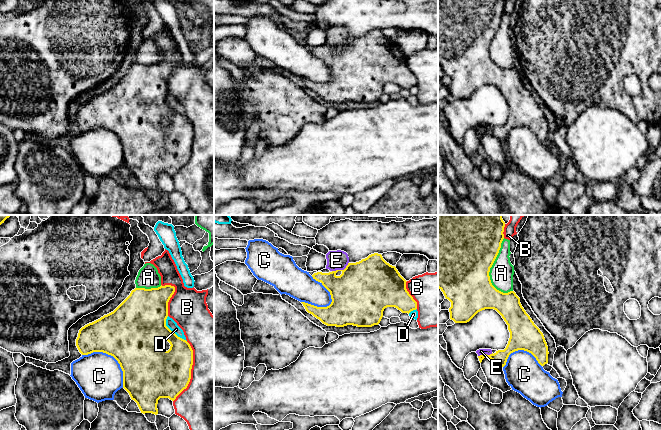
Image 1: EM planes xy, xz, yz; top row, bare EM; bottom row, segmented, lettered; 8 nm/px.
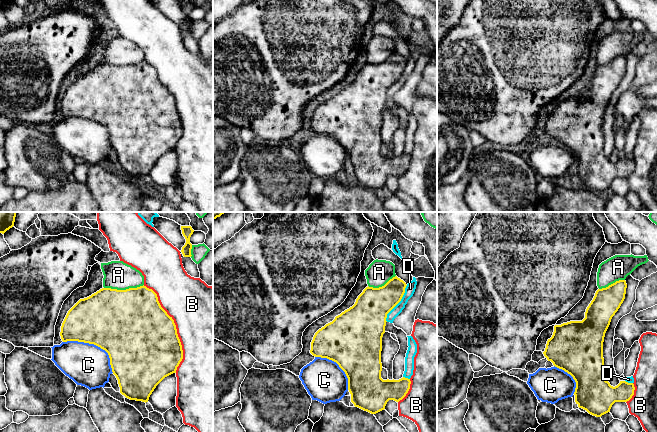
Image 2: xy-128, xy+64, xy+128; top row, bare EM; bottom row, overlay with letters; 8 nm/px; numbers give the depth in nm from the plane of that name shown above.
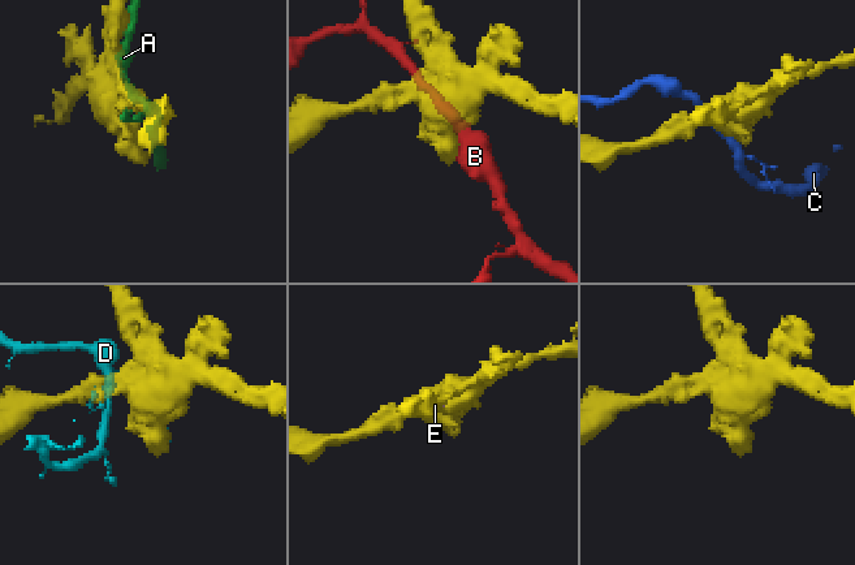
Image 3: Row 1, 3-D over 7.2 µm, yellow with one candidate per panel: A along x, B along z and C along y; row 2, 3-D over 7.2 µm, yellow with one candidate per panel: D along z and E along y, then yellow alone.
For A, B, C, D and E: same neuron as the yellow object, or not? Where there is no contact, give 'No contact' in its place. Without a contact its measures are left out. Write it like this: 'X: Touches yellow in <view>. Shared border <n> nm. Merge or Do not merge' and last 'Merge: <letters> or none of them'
A: Touches yellow in yz. Shared border 440 nm. Do not merge
B: Touches yellow in xy. Shared border 500 nm. Do not merge
C: Touches yellow in xy. Shared border 420 nm. Do not merge
D: Touches yellow in xy. Shared border 260 nm. Do not merge
E: Touches yellow in xz. Shared border 150 nm. Merge
Merge: E

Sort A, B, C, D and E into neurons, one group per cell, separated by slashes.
A / B / C / D / E

